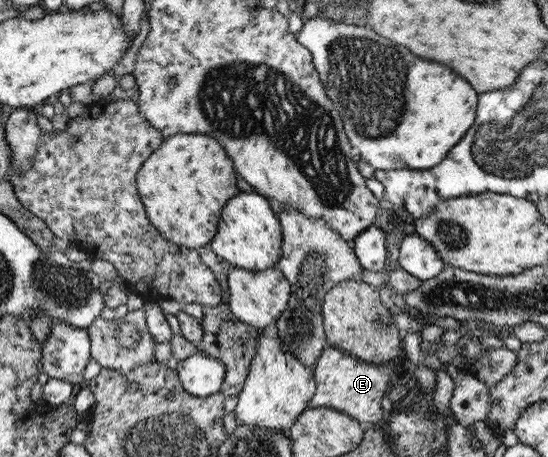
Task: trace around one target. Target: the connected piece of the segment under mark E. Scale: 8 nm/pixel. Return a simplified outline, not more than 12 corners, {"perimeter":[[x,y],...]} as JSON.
{"perimeter":[[326,346],[313,368],[308,408],[330,408],[363,425],[402,359],[362,362]]}

